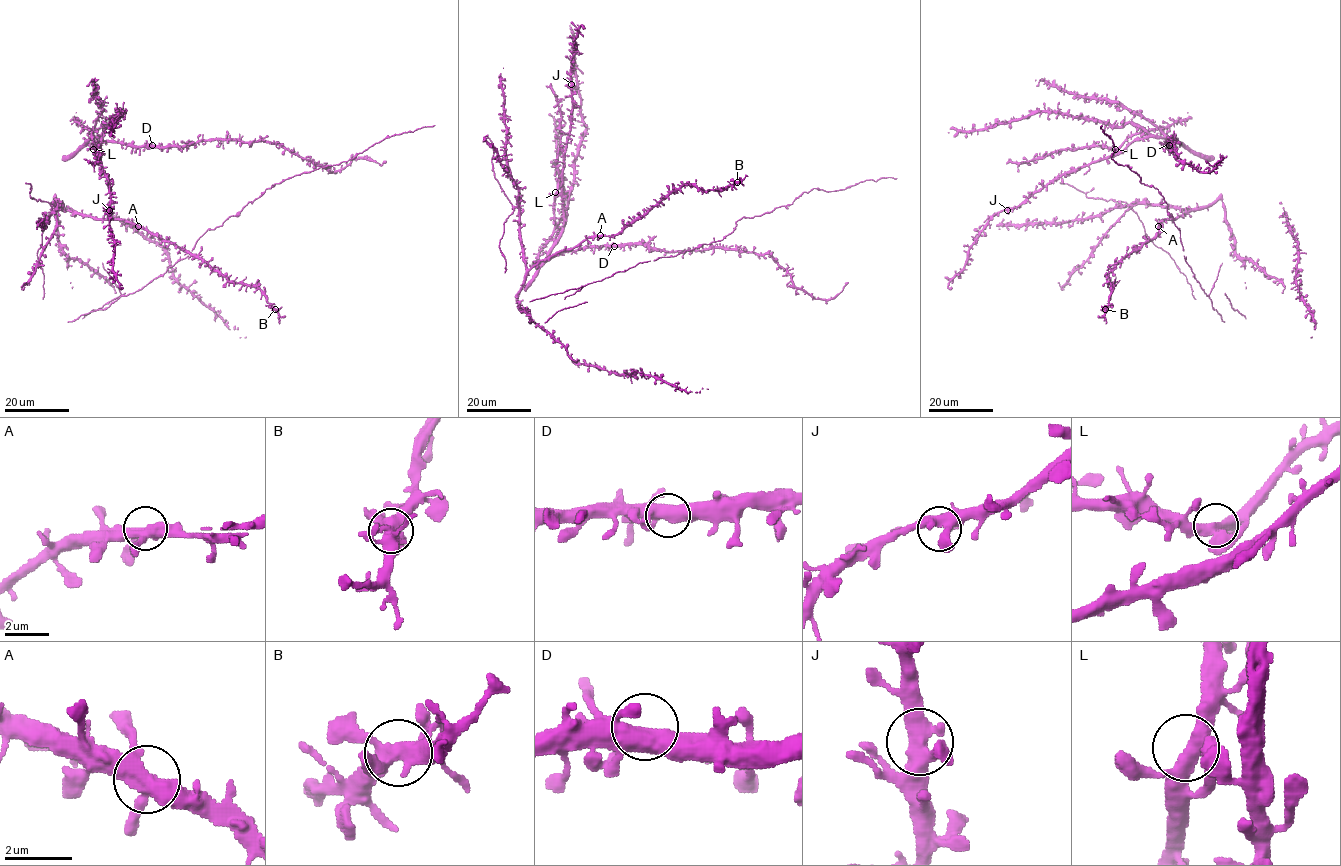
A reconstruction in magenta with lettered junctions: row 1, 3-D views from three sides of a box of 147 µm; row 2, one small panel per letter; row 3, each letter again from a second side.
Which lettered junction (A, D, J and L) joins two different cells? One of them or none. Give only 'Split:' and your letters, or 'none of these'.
Split: none of these

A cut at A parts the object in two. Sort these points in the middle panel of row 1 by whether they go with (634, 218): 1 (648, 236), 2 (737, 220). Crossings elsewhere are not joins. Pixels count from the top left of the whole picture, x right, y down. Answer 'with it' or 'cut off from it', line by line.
1: cut off from it
2: cut off from it

